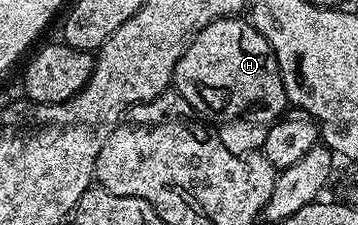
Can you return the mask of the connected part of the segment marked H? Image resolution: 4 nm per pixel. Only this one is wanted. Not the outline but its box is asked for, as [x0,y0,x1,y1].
[173,16,289,154]

